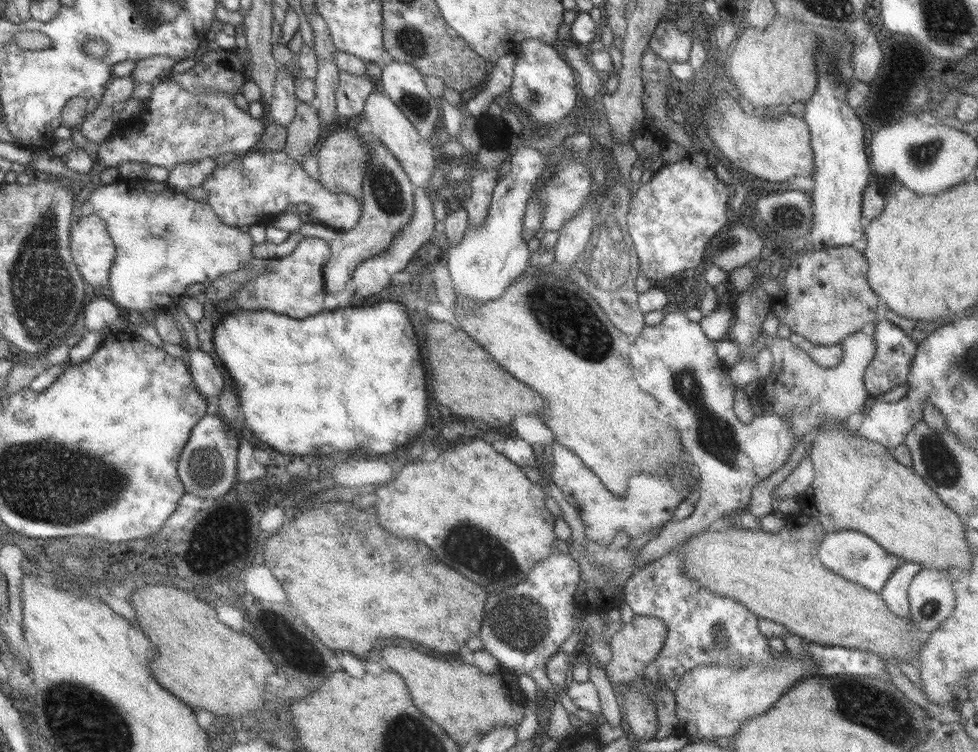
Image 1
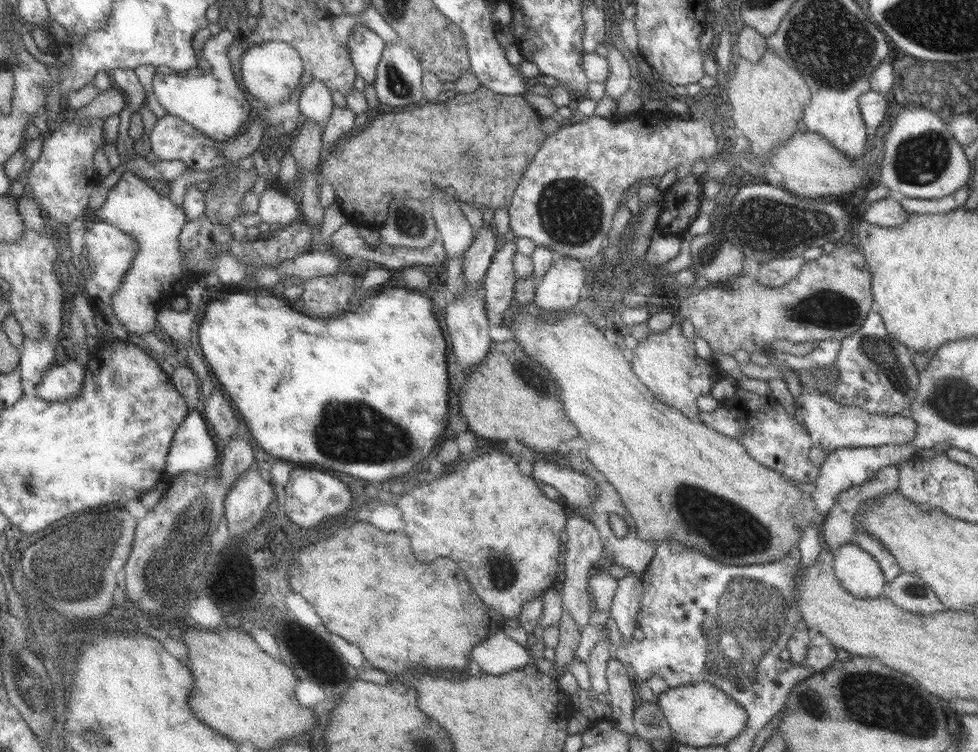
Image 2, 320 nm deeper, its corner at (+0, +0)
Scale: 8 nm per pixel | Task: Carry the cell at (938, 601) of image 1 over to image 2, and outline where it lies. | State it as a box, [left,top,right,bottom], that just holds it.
[882,571,945,616]

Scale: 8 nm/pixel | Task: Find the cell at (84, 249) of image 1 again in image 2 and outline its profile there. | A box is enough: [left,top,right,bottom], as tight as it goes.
[85,219,140,340]

